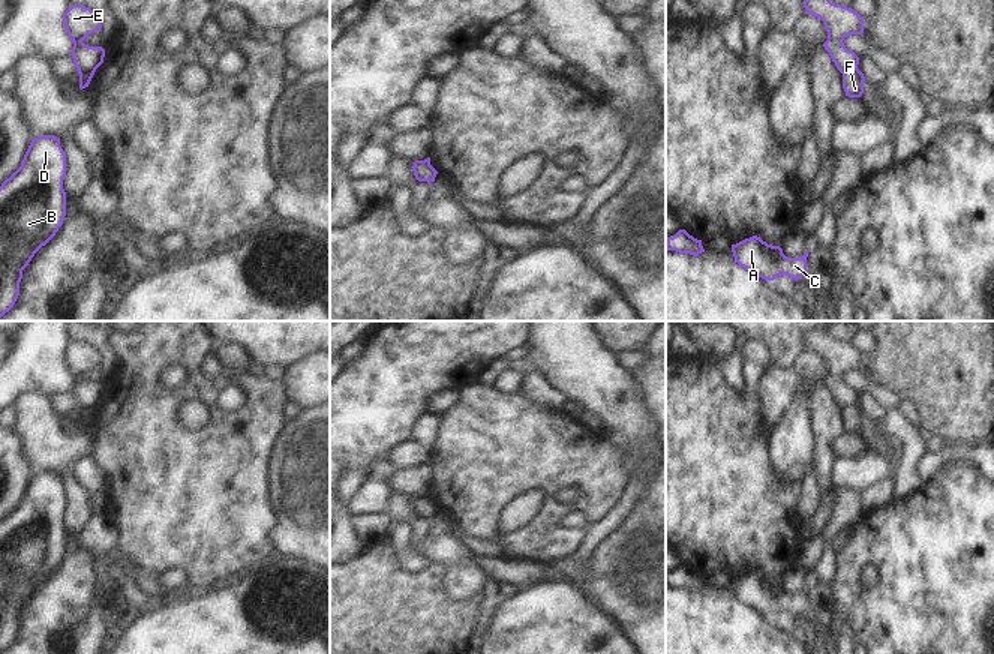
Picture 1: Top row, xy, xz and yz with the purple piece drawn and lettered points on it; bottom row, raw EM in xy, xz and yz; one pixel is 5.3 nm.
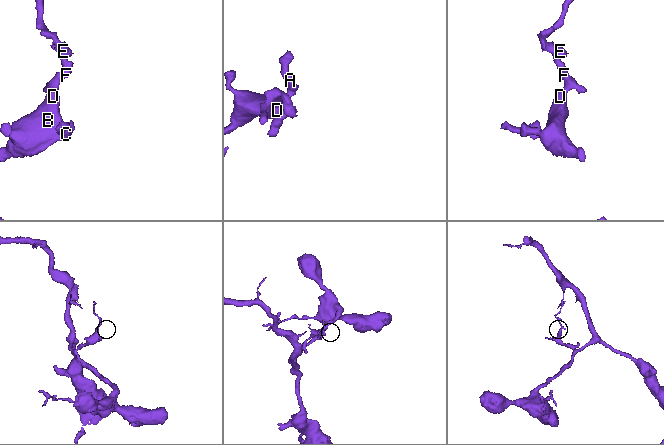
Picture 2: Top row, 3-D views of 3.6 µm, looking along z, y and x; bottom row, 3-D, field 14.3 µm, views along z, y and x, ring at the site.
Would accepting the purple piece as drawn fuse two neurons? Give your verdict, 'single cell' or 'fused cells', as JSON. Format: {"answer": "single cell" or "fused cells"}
{"answer": "fused cells"}

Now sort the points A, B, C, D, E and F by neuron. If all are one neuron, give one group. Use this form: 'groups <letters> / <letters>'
groups A B C D F / E

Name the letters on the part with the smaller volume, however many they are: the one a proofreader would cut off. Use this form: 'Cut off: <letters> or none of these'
Cut off: E

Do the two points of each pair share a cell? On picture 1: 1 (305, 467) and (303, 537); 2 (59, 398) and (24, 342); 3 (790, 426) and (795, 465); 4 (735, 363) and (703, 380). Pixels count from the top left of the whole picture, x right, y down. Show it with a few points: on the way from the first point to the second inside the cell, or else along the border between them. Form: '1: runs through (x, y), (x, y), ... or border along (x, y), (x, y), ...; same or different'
1: runs through (305, 485), (305, 519); same
2: border along (69, 390), (56, 390), (48, 396); different
3: runs through (792, 435), (792, 456); same
4: border along (715, 362), (721, 375), (742, 393); different

